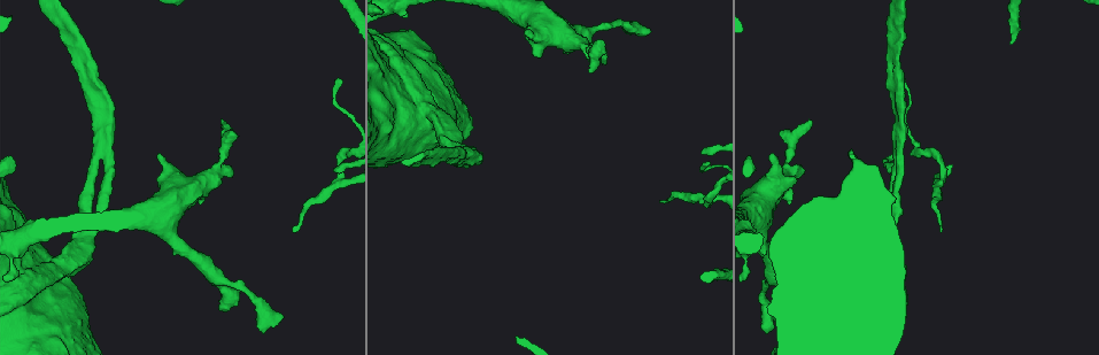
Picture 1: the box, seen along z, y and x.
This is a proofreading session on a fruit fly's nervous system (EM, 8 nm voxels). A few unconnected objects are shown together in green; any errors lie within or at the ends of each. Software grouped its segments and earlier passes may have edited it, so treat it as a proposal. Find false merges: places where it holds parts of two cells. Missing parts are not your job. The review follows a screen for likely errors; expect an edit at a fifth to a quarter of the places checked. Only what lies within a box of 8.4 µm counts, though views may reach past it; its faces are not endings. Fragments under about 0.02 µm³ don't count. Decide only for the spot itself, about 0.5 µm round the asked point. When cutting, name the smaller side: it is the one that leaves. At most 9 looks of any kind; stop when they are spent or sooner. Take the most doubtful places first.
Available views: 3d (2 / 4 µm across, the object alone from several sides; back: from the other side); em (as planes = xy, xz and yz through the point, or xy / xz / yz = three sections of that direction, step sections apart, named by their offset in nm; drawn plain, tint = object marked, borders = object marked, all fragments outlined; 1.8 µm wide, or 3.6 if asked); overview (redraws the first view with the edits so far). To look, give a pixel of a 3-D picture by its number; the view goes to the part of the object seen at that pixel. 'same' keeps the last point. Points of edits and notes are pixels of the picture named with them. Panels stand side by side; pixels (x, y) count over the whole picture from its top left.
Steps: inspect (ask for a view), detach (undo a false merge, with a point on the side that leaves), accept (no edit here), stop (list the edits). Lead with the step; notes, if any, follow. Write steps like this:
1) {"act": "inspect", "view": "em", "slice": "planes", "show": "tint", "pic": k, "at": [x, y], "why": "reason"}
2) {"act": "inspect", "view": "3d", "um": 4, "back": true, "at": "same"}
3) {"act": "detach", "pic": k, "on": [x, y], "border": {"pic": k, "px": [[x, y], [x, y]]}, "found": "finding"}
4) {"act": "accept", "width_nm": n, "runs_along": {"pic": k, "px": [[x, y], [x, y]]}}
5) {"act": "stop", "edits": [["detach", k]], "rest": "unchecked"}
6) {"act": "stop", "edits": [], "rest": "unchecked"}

{"act": "inspect", "view": "em", "slice": "xz", "step": 8, "show": "tint", "pic": 1, "at": [893, 216], "why": "thin neck"}

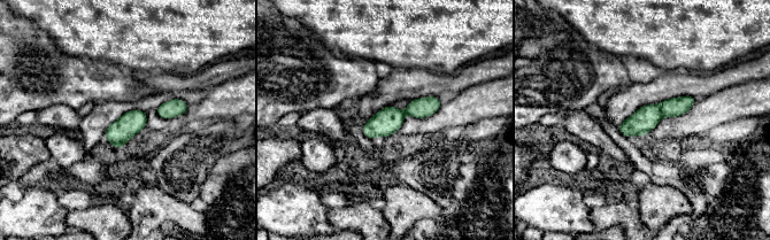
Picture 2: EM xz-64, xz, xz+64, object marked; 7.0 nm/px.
{"act": "inspect", "view": "em", "slice": "xy", "step": 16, "show": "tint", "at": "same", "why": "cut it another way"}

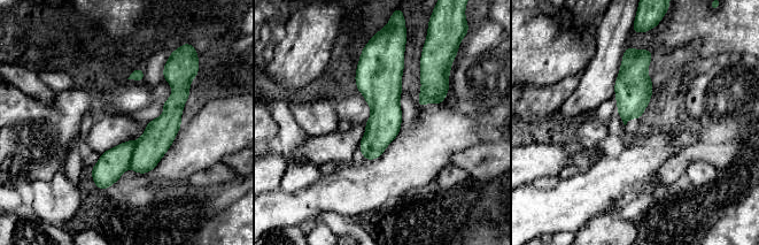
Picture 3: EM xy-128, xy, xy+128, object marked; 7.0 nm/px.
{"act": "accept", "runs_along": {"pic": 3, "px": [[168, 70], [177, 84], [171, 119], [98, 181]]}, "found": "continuous, no second cell"}

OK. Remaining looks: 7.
{"act": "inspect", "view": "em", "um": 3.6, "slice": "xz", "step": 8, "show": "tint", "pic": 1, "at": [415, 117], "why": "calibre changes"}

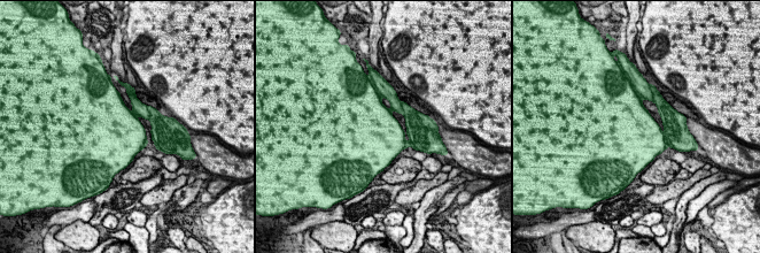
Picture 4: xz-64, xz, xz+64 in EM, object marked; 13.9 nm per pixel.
{"act": "detach", "pic": 4, "on": [640, 84], "border": {"pic": 4, "px": [[634, 90], [642, 99]]}, "found": "two cells meet here"}

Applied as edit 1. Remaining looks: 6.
{"act": "inspect", "view": "3d", "um": 2, "back": true, "pic": 1, "at": [338, 177], "why": "sharp bend"}

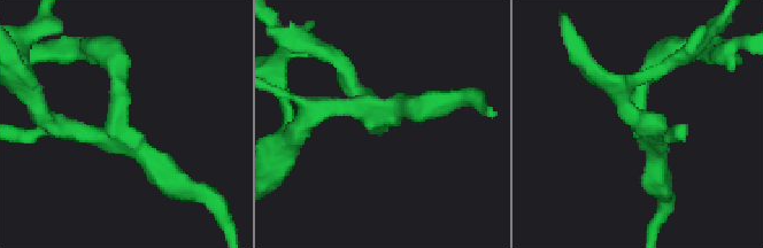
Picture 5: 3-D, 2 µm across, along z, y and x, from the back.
{"act": "inspect", "view": "em", "slice": "xy", "step": 16, "show": "plain", "pic": 5, "at": [377, 121], "why": "need the tissue"}

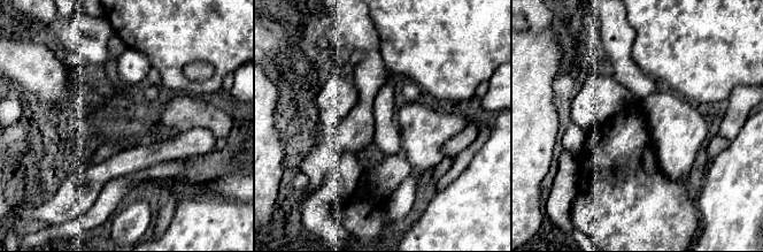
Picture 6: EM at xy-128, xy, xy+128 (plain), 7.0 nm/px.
{"act": "inspect", "view": "em", "slice": "xy", "step": 16, "show": "tint", "at": "same"}

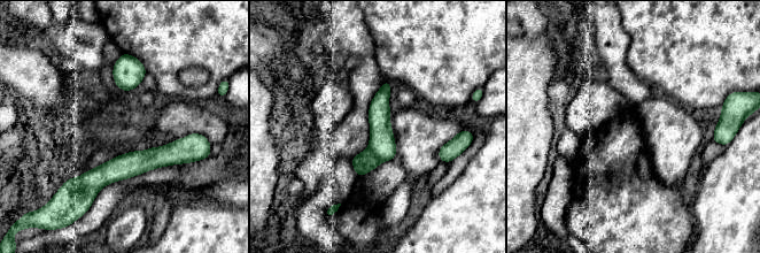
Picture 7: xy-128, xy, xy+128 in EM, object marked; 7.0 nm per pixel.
{"act": "detach", "pic": 7, "on": [381, 143], "part_leaving": {"pic": 7, "px": [[387, 84], [381, 97], [384, 158]]}, "found": "two cells meet here"}

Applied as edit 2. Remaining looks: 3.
{"act": "stop", "edits": [["detach", 4], ["detach", 7]], "rest": "unchecked"}

